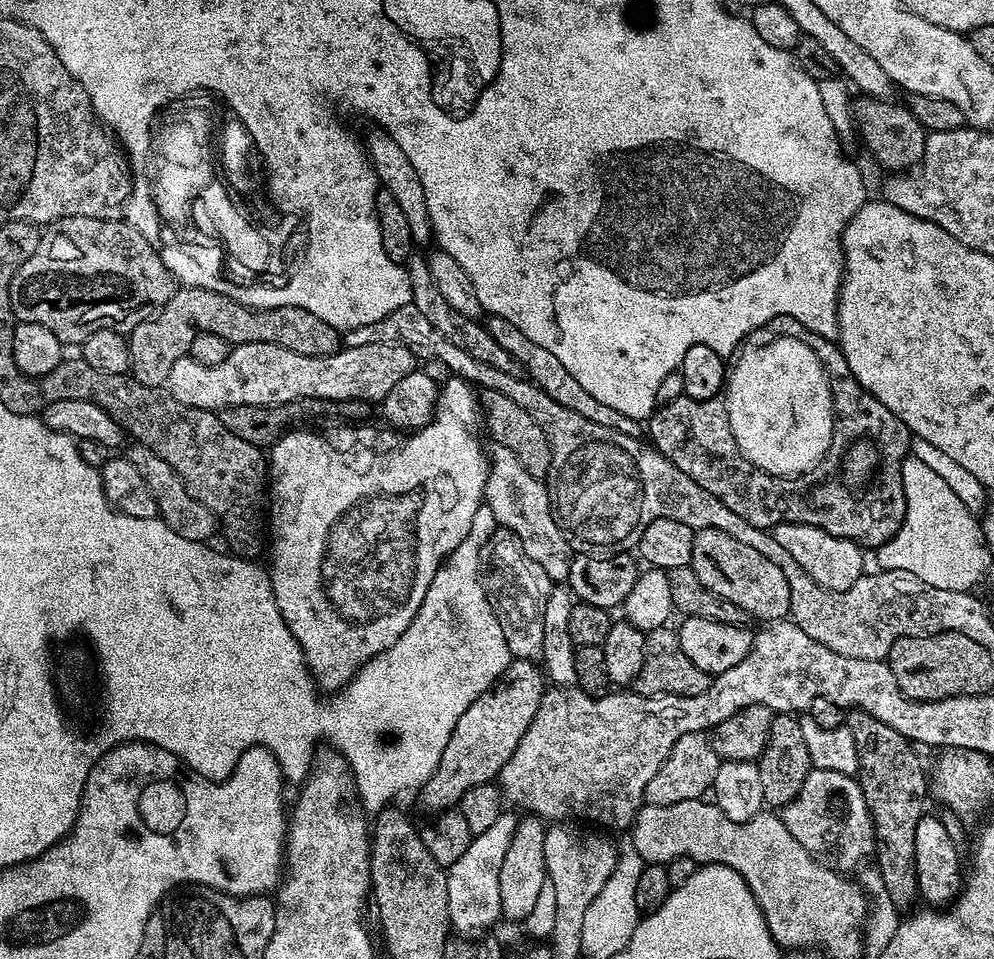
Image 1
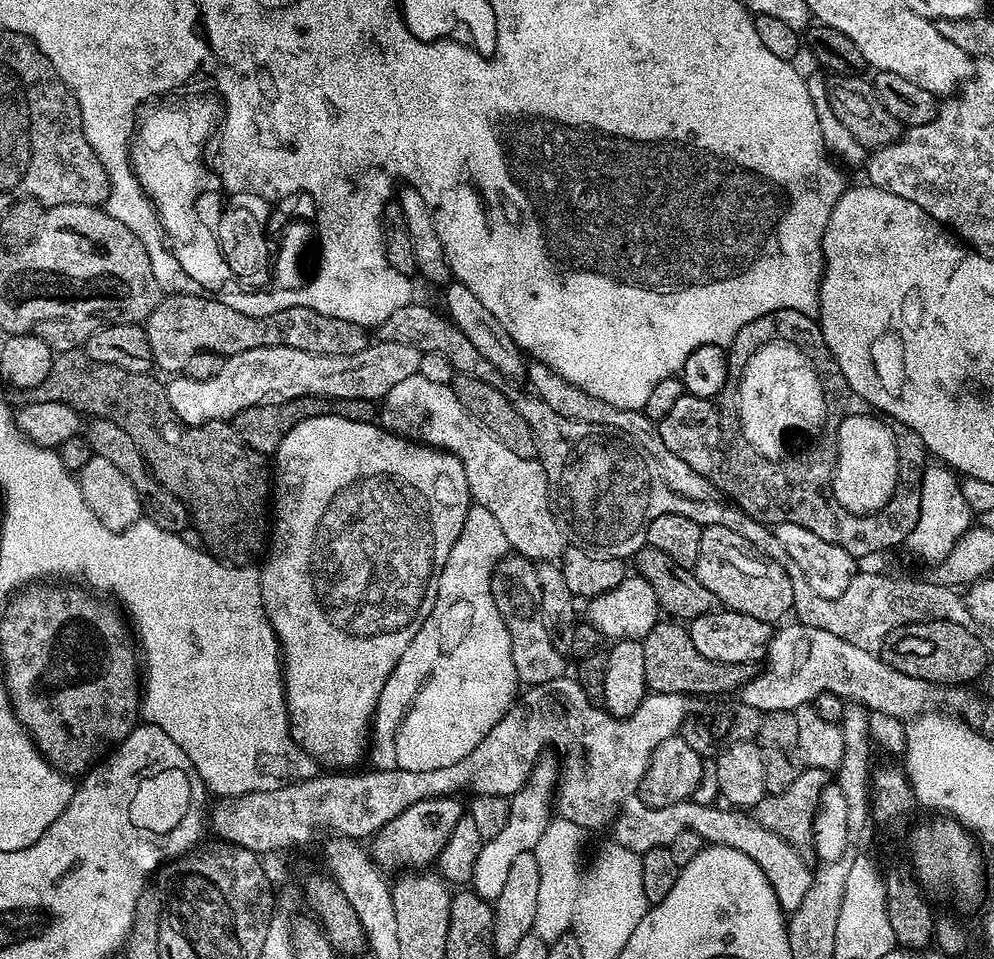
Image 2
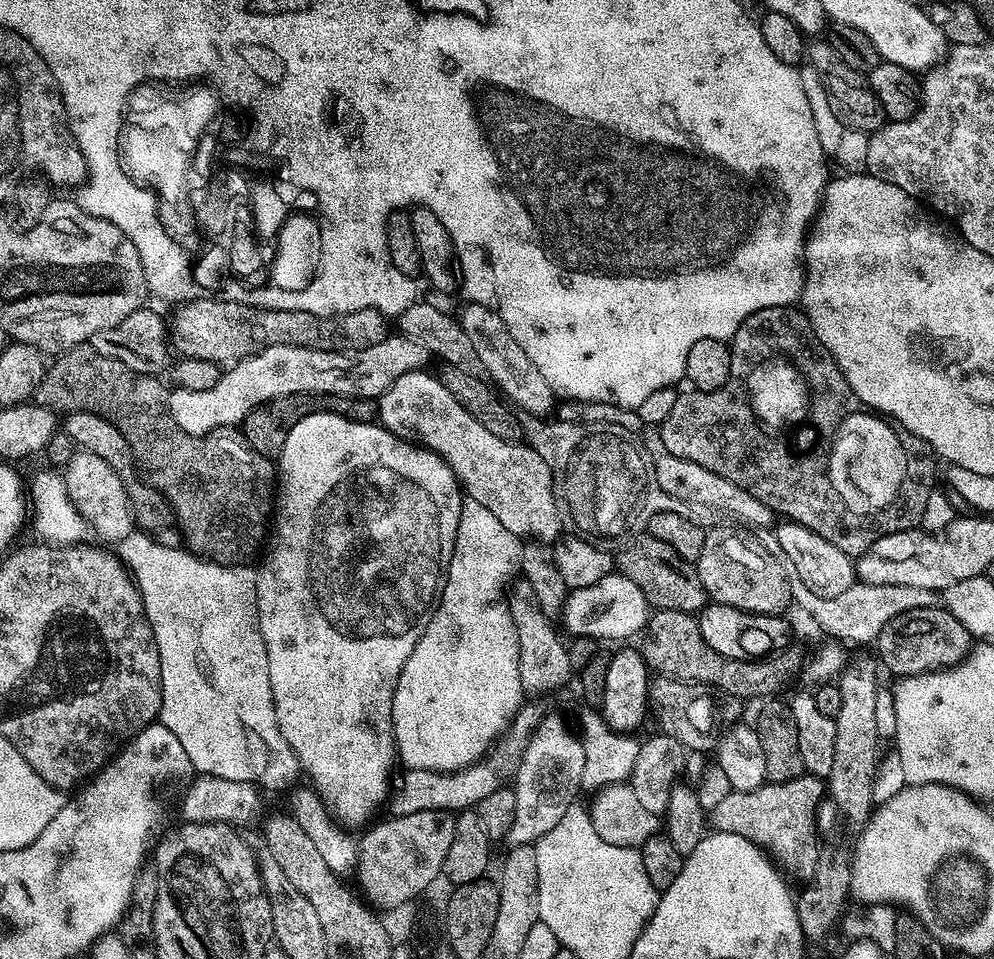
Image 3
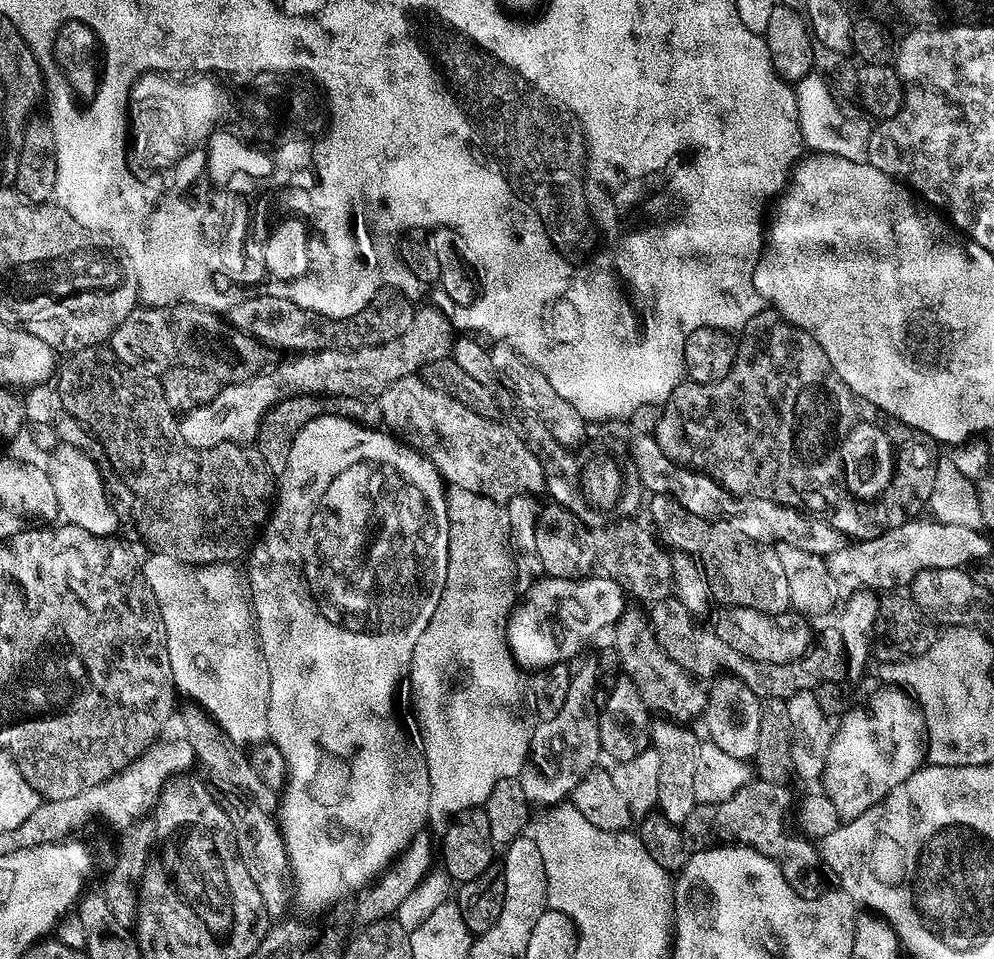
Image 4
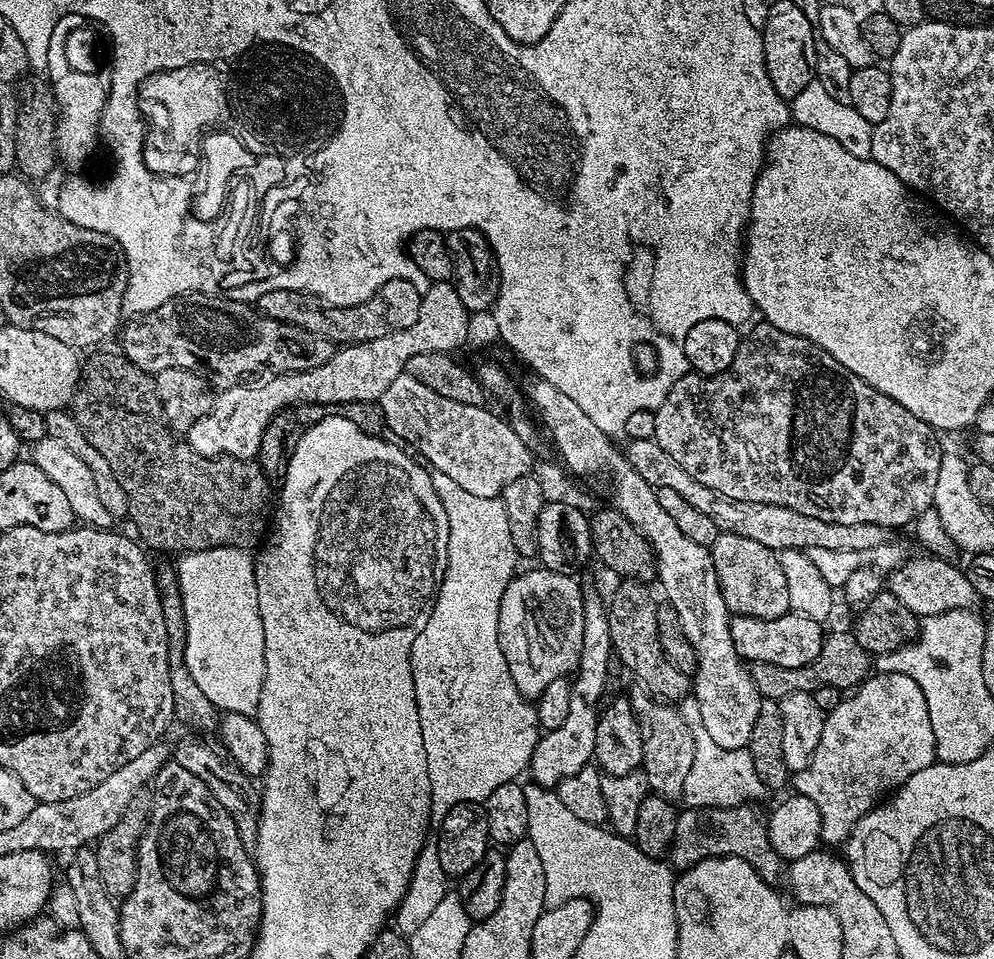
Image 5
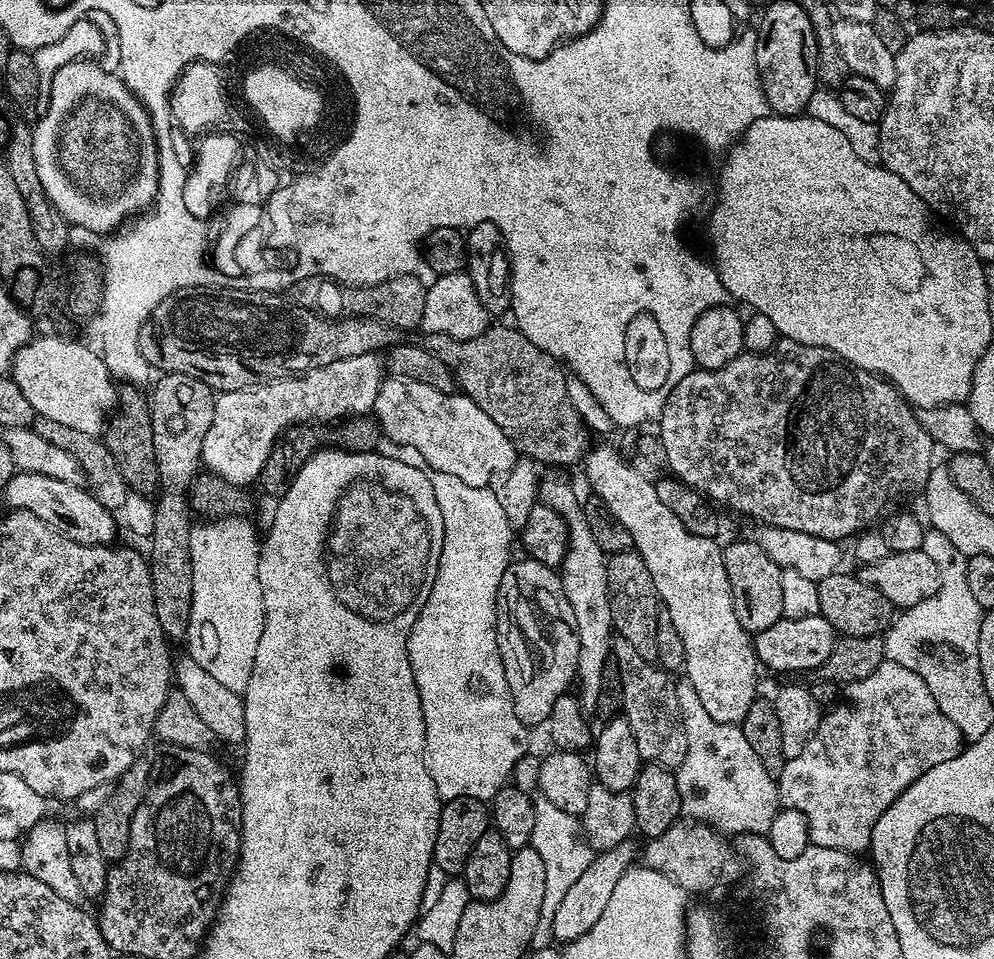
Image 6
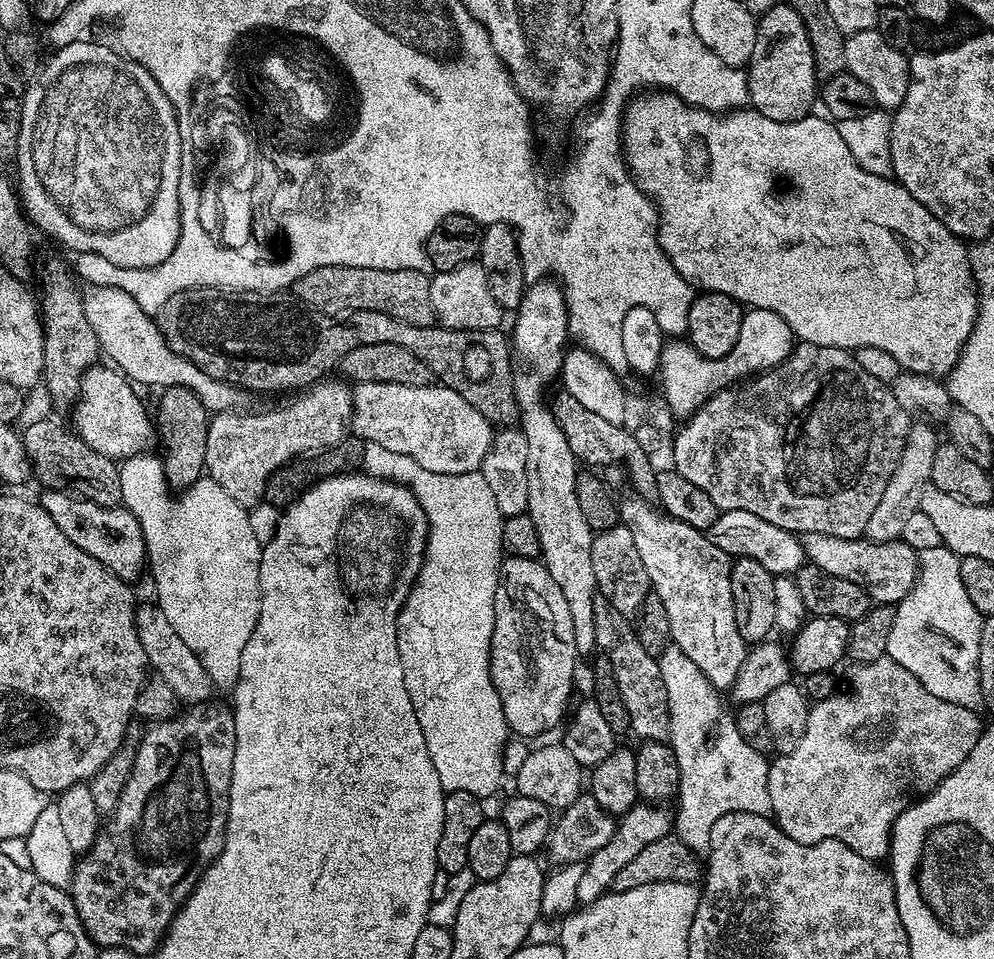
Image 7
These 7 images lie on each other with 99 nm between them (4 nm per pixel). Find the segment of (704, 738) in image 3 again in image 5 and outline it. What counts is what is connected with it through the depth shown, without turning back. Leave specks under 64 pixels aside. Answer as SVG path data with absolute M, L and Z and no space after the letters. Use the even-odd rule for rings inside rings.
M643 580L619 581L616 593L610 600L610 642L615 659L620 660L640 679L639 687L648 695L663 702L679 702L689 695L690 676L680 672L669 660L664 659L664 651L658 638L657 601L652 601L652 592Z

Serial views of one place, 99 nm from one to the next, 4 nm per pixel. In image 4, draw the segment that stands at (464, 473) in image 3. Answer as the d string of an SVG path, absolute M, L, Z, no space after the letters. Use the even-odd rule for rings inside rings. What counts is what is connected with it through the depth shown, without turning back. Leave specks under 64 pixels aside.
M419 375L394 382L379 400L383 427L421 452L449 485L474 490L474 494L482 494L503 505L532 494L528 492L545 491L538 458L507 423L487 420L474 414L474 410L466 410L462 402L454 402L454 398L446 398L446 394L426 386Z

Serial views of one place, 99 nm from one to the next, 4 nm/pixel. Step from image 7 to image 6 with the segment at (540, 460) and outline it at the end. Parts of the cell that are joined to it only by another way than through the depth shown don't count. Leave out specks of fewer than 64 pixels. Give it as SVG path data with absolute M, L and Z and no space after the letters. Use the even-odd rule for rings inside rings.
M541 479L540 500L546 506L550 506L550 510L554 510L568 523L568 545L566 546L566 554L560 563L558 575L562 582L562 590L566 594L566 602L570 602L570 610L574 610L574 626L578 626L578 646L580 649L578 650L576 680L578 681L578 688L580 684L580 689L578 689L580 703L585 709L592 710L596 706L598 686L602 686L602 670L610 658L614 639L612 615L610 614L610 598L612 596L608 592L608 556L602 550L602 546L598 546L594 534L590 534L590 525L584 517L584 505L581 497L576 497L575 490L566 481Z

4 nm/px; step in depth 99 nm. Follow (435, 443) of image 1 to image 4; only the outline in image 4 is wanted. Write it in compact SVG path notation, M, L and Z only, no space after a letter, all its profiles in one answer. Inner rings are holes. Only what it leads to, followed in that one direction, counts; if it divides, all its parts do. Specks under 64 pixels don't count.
M321 414L321 415L320 415L320 416L319 416L319 417L317 417L317 419L316 419L316 420L310 420L310 421L308 421L308 422L306 422L306 423L305 423L305 424L304 424L304 425L303 425L303 426L302 426L302 428L301 428L301 429L300 429L300 430L298 430L298 432L297 432L297 434L296 434L296 437L295 437L295 438L294 438L294 440L293 440L293 445L292 445L292 446L290 446L290 452L289 452L289 458L288 458L288 459L287 459L287 460L286 460L286 464L285 464L285 468L284 468L284 470L283 470L283 471L282 471L282 472L280 472L280 473L279 473L279 476L278 476L278 495L277 495L277 496L276 496L276 497L275 497L275 500L274 500L274 507L273 507L273 509L272 509L272 511L271 511L271 513L270 513L270 515L269 515L269 517L268 517L268 522L267 522L267 525L266 525L266 527L265 527L265 528L264 528L264 529L263 529L263 532L262 532L262 535L261 535L261 536L260 536L260 537L259 537L259 539L257 539L257 541L256 541L256 543L255 543L255 544L253 544L253 545L252 545L252 547L251 547L251 549L250 549L250 555L249 555L249 556L248 556L248 557L247 557L247 560L246 560L246 563L248 563L248 568L247 568L247 567L246 567L246 587L247 587L247 589L248 589L248 591L249 591L249 593L250 593L250 595L251 595L251 598L252 598L252 610L253 610L253 613L254 613L254 615L255 615L255 617L256 617L256 634L257 634L257 636L259 636L259 637L260 637L260 649L262 649L262 650L263 650L263 651L264 651L264 661L265 661L265 662L266 662L266 670L270 670L270 702L269 702L269 703L268 703L268 740L269 740L269 741L271 741L271 743L274 743L274 744L276 744L276 745L277 745L277 746L278 746L278 750L282 750L282 758L286 758L286 762L287 762L287 763L288 763L288 782L287 782L287 784L286 784L286 785L285 785L285 788L284 788L284 794L286 794L286 796L285 796L285 798L284 798L284 795L283 795L283 798L282 798L282 799L281 799L281 800L280 800L280 801L279 801L279 804L278 804L278 809L279 809L279 808L280 808L280 818L281 818L281 819L280 819L280 818L279 818L279 821L280 821L280 831L281 831L281 835L282 835L282 837L283 837L283 839L284 839L284 849L285 849L285 851L287 851L287 852L288 852L288 861L290 861L290 863L292 863L292 874L293 874L293 877L294 877L294 884L295 884L295 887L296 887L296 888L297 888L297 889L298 889L298 892L299 892L299 895L300 895L300 892L301 892L301 894L302 894L302 895L304 895L304 896L305 896L305 898L306 898L306 899L308 899L308 900L334 900L334 899L336 899L336 898L337 898L337 896L340 896L340 895L342 895L342 894L343 894L343 892L346 892L346 891L348 891L348 890L349 890L349 889L350 889L350 888L354 888L354 889L353 889L353 890L356 890L356 889L359 889L359 888L360 888L360 887L361 887L361 886L362 886L362 885L363 885L363 884L364 884L364 883L365 883L365 882L366 882L366 881L367 881L367 880L368 880L368 879L371 879L371 878L372 878L372 877L373 877L373 876L374 876L374 875L375 875L375 874L376 874L376 873L379 873L379 872L380 872L380 871L381 871L381 870L382 870L382 869L383 869L383 868L384 868L384 867L385 867L385 866L386 866L386 865L387 865L387 864L388 864L388 863L389 863L389 862L390 862L390 861L391 861L391 860L392 860L392 859L394 859L394 858L396 858L396 856L398 856L398 854L400 854L400 852L402 852L402 850L403 850L403 849L404 849L404 848L405 848L405 847L406 847L406 846L407 846L407 845L408 845L408 844L409 844L409 843L410 843L410 841L411 841L411 839L413 839L413 837L415 837L415 835L417 835L417 833L419 833L419 832L420 832L420 831L421 831L421 830L422 830L422 829L423 829L423 828L424 828L424 827L425 827L425 825L427 825L427 824L428 824L428 811L429 811L429 810L430 810L430 794L431 794L431 793L432 793L432 791L431 791L431 790L430 790L430 782L429 782L429 781L428 781L428 773L427 773L427 772L425 772L425 771L424 771L424 769L423 769L423 767L422 767L422 764L421 764L421 761L420 761L420 760L419 760L419 759L417 759L417 757L416 757L416 760L415 760L415 758L414 758L414 757L412 757L412 748L411 748L411 746L410 746L410 745L408 745L408 740L407 740L407 738L406 738L406 737L404 737L404 728L403 728L403 726L402 726L402 725L400 725L400 720L399 720L399 718L398 718L398 717L396 717L396 691L398 691L398 690L399 690L399 688L400 688L400 684L401 684L401 688L402 688L402 685L403 685L403 684L404 684L404 683L405 683L405 680L406 680L406 677L407 677L407 674L408 674L408 669L409 669L409 668L411 668L411 666L412 666L412 659L413 659L413 658L414 658L414 645L415 645L415 644L417 644L417 642L418 642L418 637L420 637L420 635L422 635L422 630L426 630L426 626L430 626L430 618L434 618L434 610L438 610L438 602L439 602L439 601L440 601L440 599L441 599L441 598L442 598L442 590L443 590L443 589L444 589L444 587L445 587L445 586L446 586L446 570L447 570L447 569L448 569L448 543L449 543L449 542L450 542L450 530L449 530L449 529L448 529L448 515L447 515L447 514L446 514L446 481L445 481L445 479L444 479L444 477L443 477L443 476L441 476L441 475L440 475L440 471L438 471L438 469L437 469L437 468L435 468L435 466L433 466L433 465L432 465L432 464L431 464L431 463L430 463L430 462L429 462L429 460L428 460L428 459L426 459L426 458L425 458L425 456L424 456L424 455L422 455L422 454L421 454L421 452L417 452L417 451L416 451L416 449L415 449L415 448L411 448L411 447L410 447L410 445L409 445L409 444L406 444L406 443L404 443L404 441L403 441L403 440L401 440L401 439L399 439L399 438L397 438L397 437L395 437L395 436L393 436L393 435L391 435L391 434L389 434L389 433L388 433L388 432L387 432L387 431L384 431L384 430L377 430L377 429L374 429L374 428L364 428L364 427L363 427L363 426L361 426L361 424L360 424L360 423L356 423L356 421L355 421L355 420L348 420L348 419L347 419L347 418L346 418L346 417L344 417L344 416L338 416L338 415L335 415L335 414Z

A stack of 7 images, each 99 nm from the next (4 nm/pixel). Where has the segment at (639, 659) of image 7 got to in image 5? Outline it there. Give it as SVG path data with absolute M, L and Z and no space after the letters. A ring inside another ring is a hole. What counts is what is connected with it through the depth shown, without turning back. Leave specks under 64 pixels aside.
M644 689L634 690L628 699L638 718L639 732L642 734L642 771L647 778L649 789L657 796L673 802L679 801L684 795L686 777L694 764L696 747L692 728L673 703L659 701L648 695Z

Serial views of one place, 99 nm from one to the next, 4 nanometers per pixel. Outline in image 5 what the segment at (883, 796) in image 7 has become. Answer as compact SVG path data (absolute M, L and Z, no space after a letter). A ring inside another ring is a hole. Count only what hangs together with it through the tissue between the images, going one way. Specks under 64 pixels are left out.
M881 672L879 674L869 675L863 684L859 685L851 694L845 695L841 699L838 707L833 712L827 713L822 726L822 738L818 742L818 746L814 750L814 754L810 758L810 762L806 768L795 773L794 788L797 793L805 795L818 806L821 811L821 841L825 845L837 844L843 845L848 837L852 835L854 826L860 823L860 819L871 812L877 804L881 803L889 795L890 790L895 790L900 785L906 783L911 776L918 774L918 770L926 770L926 766L937 763L936 759L936 743L934 742L934 726L930 726L930 710L926 710L926 698L922 698L922 690L918 690L918 682L914 682L914 678L910 678L906 674L894 674L893 672Z

